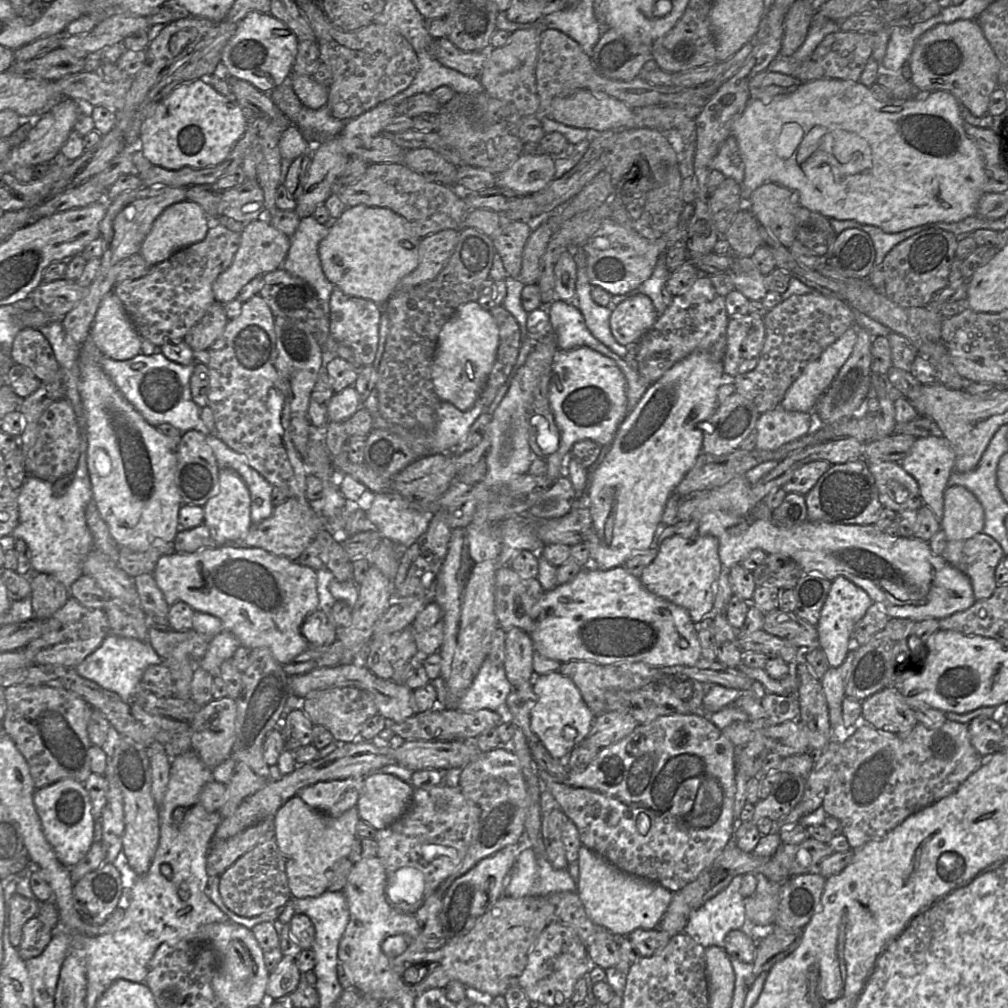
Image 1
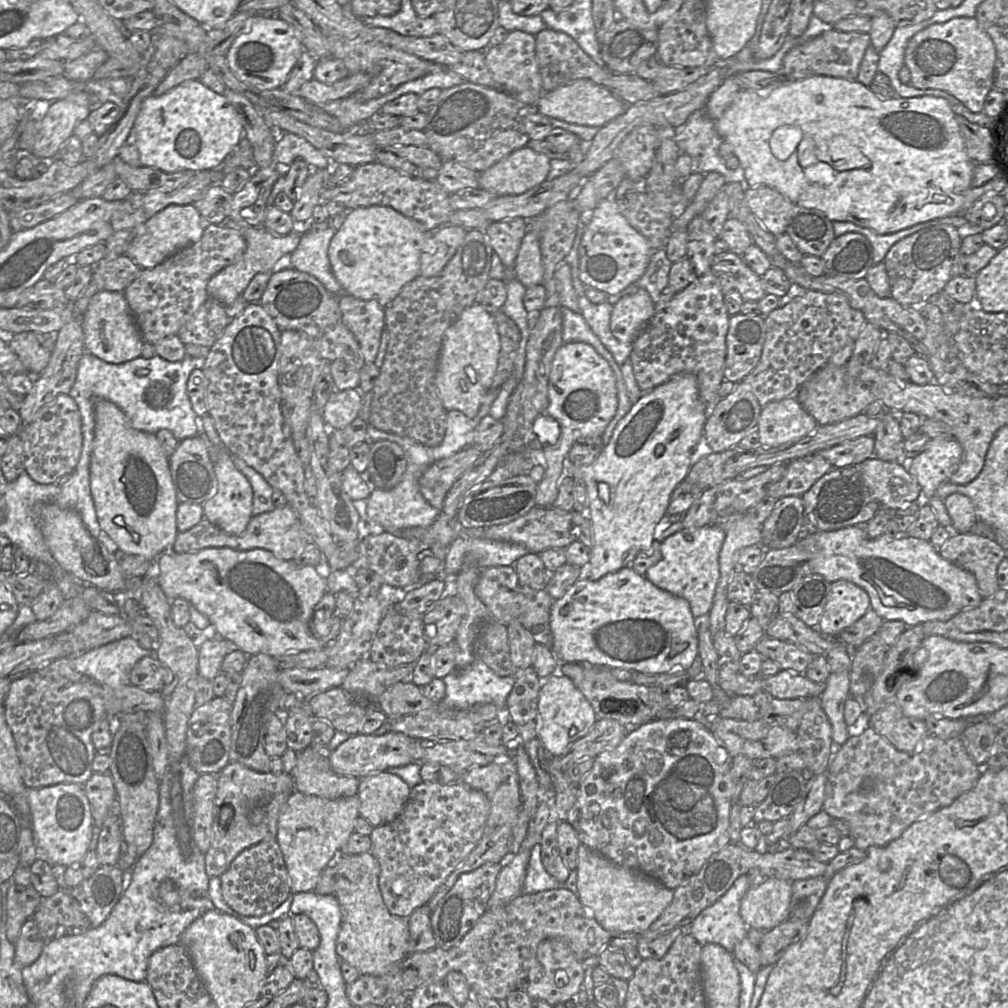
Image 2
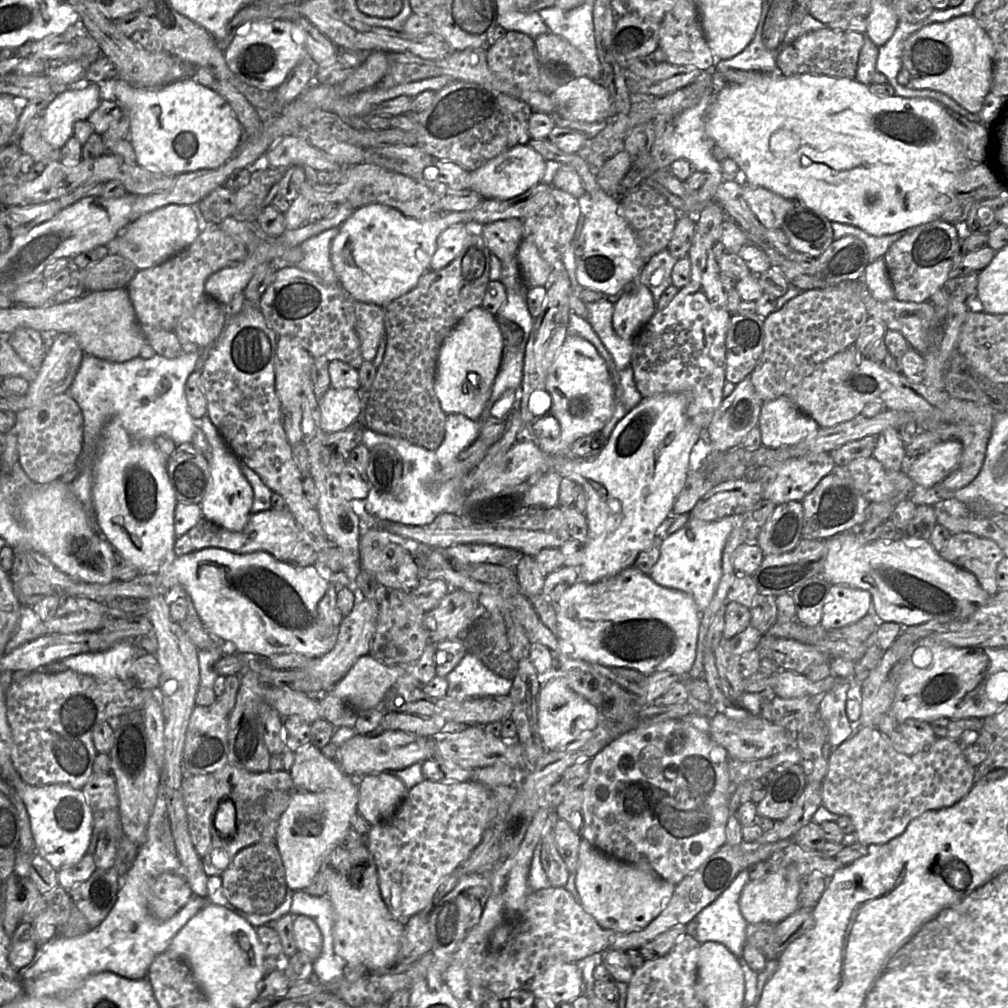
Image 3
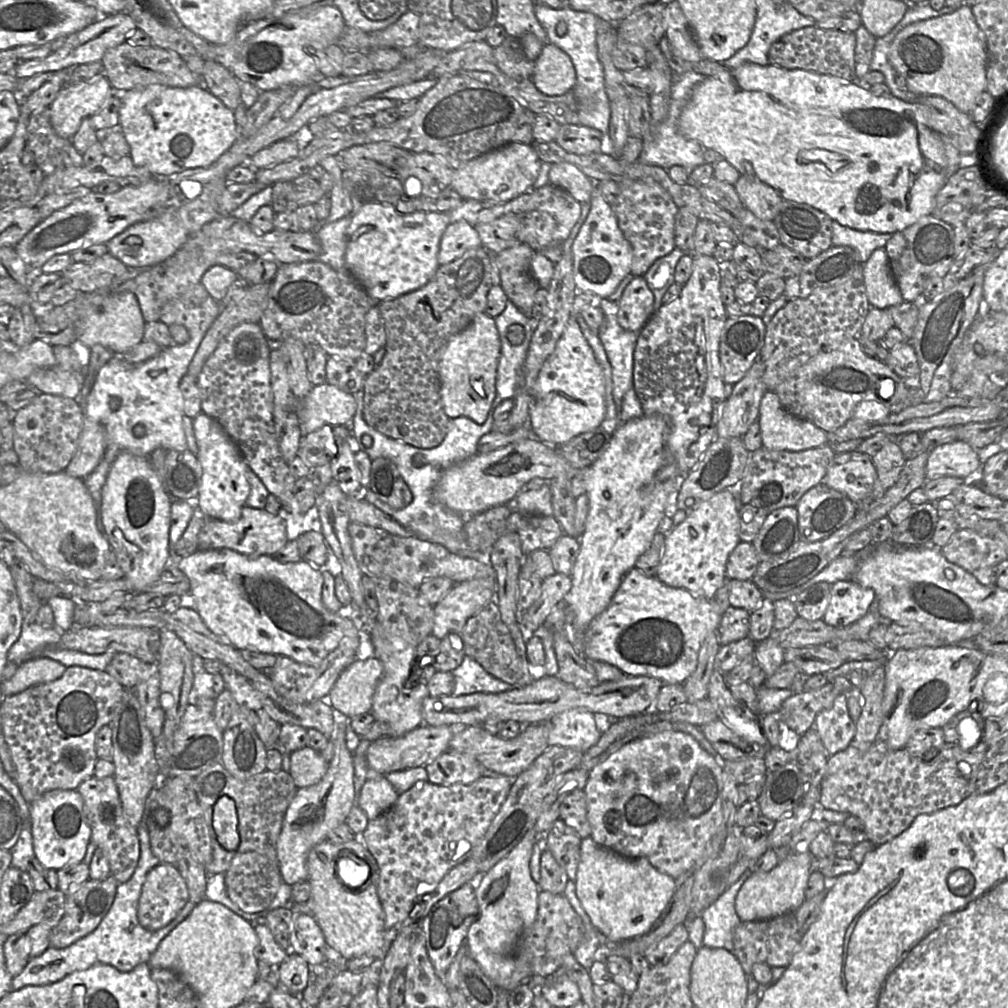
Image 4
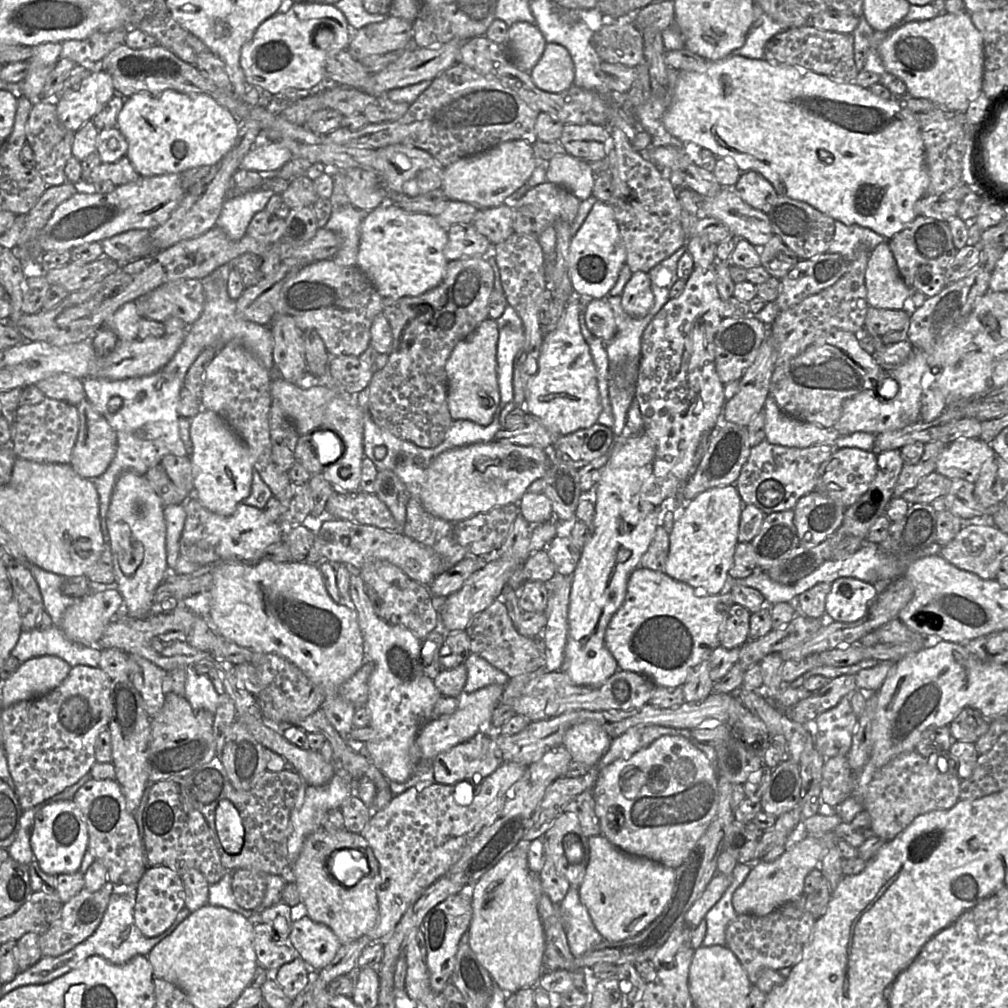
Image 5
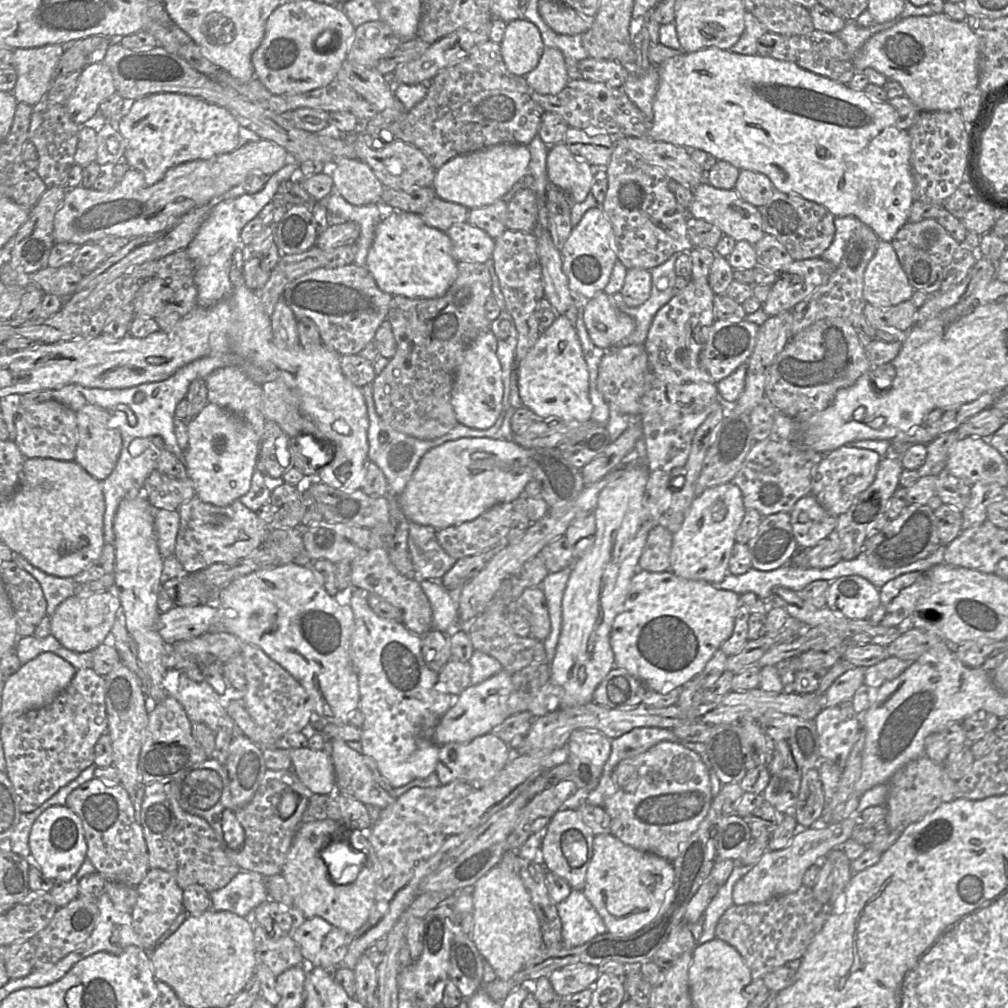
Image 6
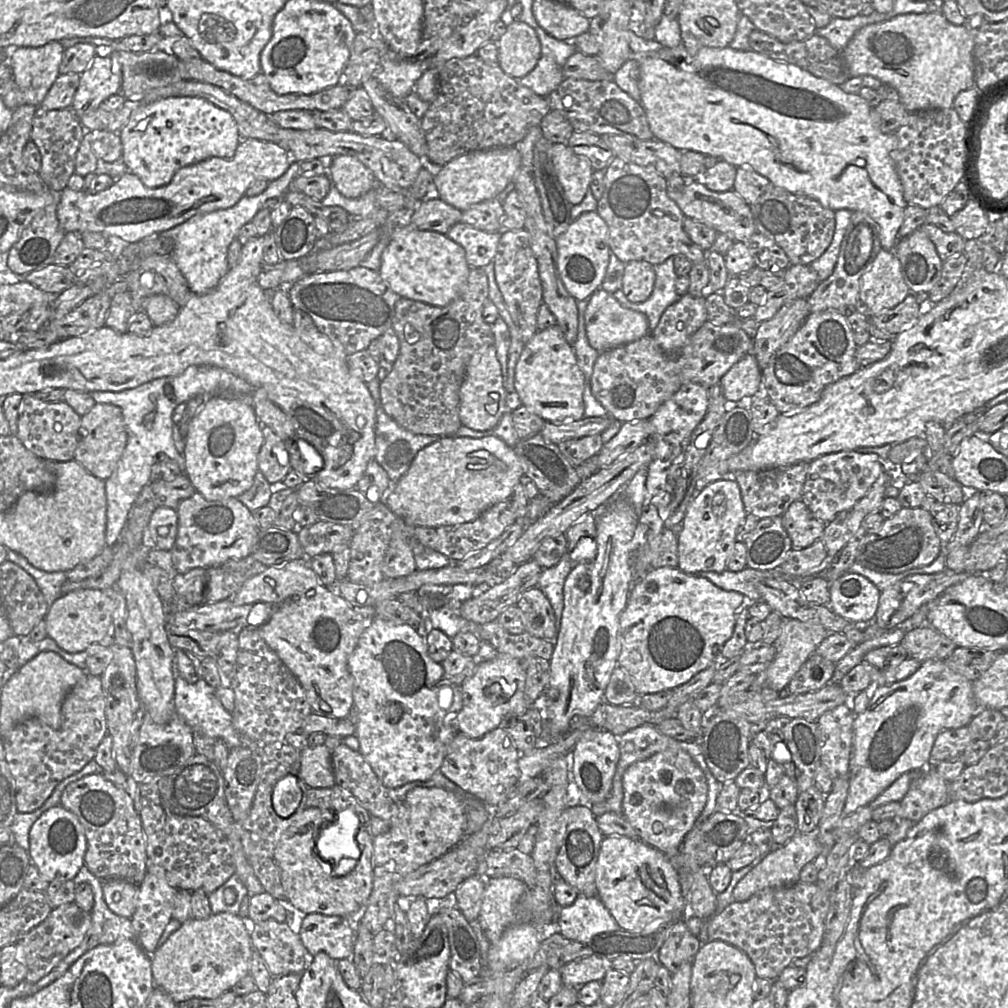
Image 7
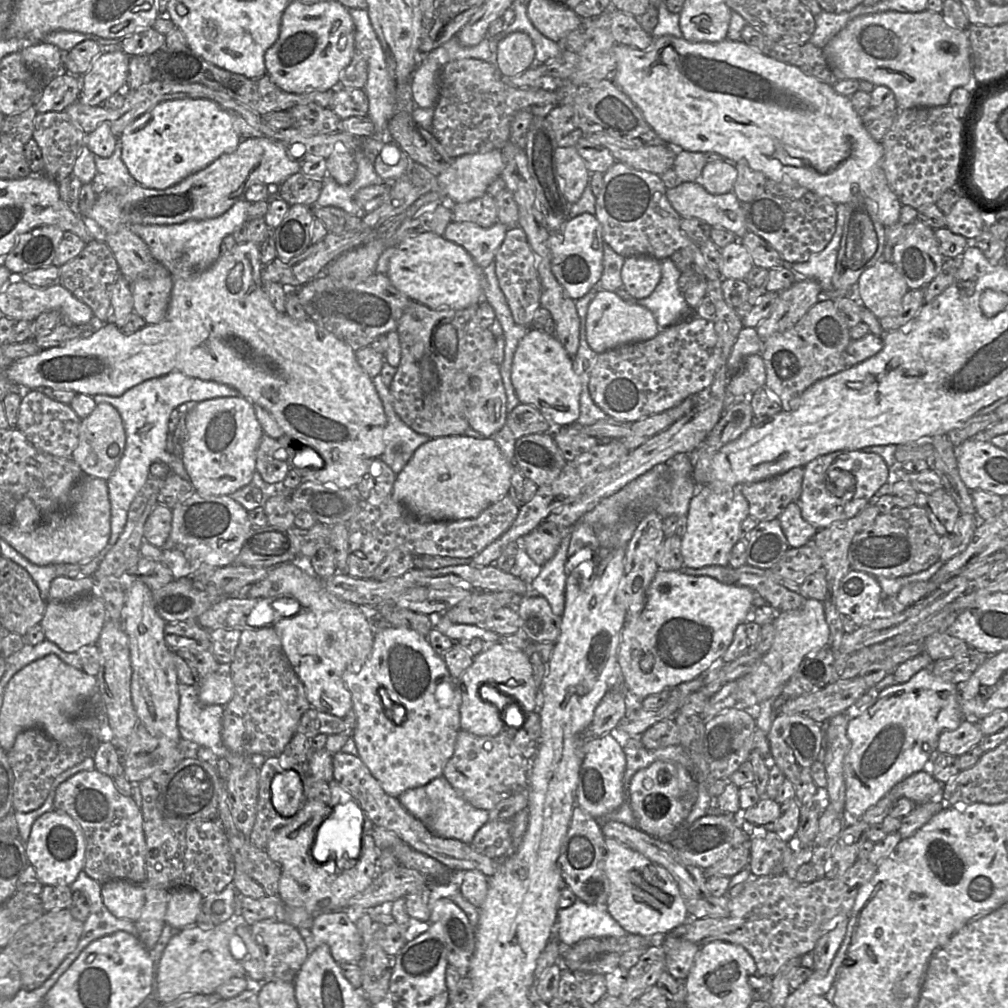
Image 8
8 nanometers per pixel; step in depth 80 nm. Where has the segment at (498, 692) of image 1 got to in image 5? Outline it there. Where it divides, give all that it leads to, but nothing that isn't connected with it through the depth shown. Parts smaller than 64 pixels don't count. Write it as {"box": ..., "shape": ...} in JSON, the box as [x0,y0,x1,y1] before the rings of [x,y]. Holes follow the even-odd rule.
{"box":[463,652,510,694],"shape":[[[471,652],[464,664],[467,669],[467,680],[463,688],[465,694],[491,684],[505,686],[509,682],[510,678],[504,672],[475,653]]]}

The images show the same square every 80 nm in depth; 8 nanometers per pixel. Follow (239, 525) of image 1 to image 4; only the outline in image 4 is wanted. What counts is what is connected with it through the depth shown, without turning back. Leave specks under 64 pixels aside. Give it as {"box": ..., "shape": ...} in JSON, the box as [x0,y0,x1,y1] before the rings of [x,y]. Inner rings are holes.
{"box":[193,412,251,523],"shape":[[[201,412],[193,420],[193,429],[198,446],[197,458],[203,470],[198,498],[194,505],[210,517],[229,523],[237,522],[251,492],[246,477],[249,469],[247,463],[236,444],[214,419]]]}

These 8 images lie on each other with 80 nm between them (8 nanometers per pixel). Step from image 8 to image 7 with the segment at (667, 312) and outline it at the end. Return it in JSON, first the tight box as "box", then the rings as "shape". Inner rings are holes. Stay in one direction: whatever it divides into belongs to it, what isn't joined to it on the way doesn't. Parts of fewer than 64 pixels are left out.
{"box":[612,256,681,334],"shape":[[[674,256],[668,257],[663,263],[654,265],[654,270],[656,276],[654,287],[646,301],[630,302],[621,289],[612,293],[623,307],[641,312],[647,317],[650,334],[657,326],[665,309],[681,297],[675,291],[678,276],[674,271]]]}

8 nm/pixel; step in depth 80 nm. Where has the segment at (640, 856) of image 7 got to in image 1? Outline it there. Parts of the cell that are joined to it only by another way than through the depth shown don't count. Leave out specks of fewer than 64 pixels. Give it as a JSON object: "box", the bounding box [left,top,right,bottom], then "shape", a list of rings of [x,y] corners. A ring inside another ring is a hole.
{"box":[577,845,673,936],"shape":[[[581,845],[578,851],[577,893],[590,920],[615,936],[628,936],[637,929],[657,928],[673,894],[659,883],[628,874],[602,856]]]}

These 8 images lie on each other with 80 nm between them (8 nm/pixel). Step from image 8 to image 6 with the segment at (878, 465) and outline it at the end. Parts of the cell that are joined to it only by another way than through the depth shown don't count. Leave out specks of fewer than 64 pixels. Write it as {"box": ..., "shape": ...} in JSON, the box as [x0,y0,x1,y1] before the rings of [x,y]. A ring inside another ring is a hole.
{"box":[811,446,880,516],"shape":[[[842,446],[825,454],[811,472],[811,495],[829,514],[839,516],[873,483],[880,460],[875,451],[851,446]]]}

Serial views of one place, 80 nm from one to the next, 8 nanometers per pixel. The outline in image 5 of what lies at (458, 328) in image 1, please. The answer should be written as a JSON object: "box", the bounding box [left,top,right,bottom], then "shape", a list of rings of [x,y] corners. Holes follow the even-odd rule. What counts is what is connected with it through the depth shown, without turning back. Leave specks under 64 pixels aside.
{"box":[446,319,500,426],"shape":[[[485,319],[466,339],[458,342],[446,362],[447,403],[455,420],[469,420],[481,426],[489,425],[500,402],[497,376],[498,326],[494,319]]]}

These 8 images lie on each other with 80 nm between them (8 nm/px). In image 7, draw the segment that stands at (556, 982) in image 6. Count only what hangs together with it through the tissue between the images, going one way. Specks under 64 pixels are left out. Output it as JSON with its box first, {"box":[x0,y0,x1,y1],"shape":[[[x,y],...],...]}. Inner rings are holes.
{"box":[559,957,612,989],"shape":[[[599,957],[571,961],[559,970],[562,984],[566,987],[580,989],[590,981],[602,981],[607,971],[612,969],[611,961]]]}

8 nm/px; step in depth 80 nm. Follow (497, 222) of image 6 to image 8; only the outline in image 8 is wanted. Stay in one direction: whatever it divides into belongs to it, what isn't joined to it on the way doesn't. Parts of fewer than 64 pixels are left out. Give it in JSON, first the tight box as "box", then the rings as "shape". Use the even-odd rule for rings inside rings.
{"box":[450,194,498,228],"shape":[[[489,194],[465,203],[450,203],[452,222],[472,222],[489,228],[498,222],[495,199]]]}

